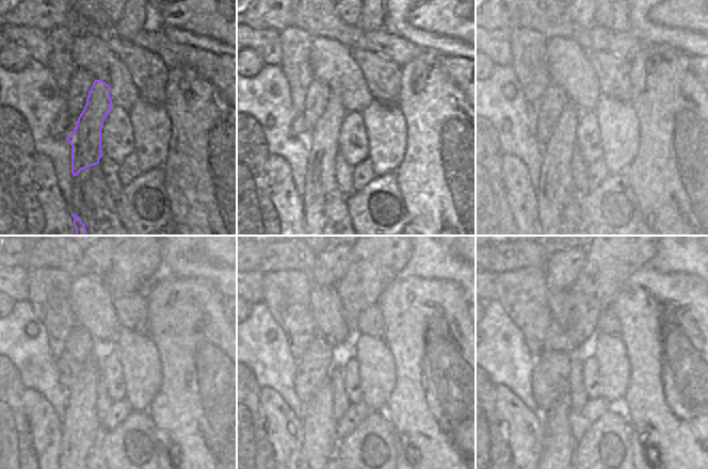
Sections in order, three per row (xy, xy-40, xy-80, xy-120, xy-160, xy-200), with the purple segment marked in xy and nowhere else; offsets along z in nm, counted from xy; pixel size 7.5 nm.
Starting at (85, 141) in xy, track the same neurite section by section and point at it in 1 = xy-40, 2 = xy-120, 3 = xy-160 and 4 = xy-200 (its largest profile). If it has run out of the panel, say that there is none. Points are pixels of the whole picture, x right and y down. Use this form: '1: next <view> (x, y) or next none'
1: next xy-40 (320, 180)
2: next xy-120 (81, 431)
3: next xy-160 (320, 441)
4: next xy-200 (558, 442)

